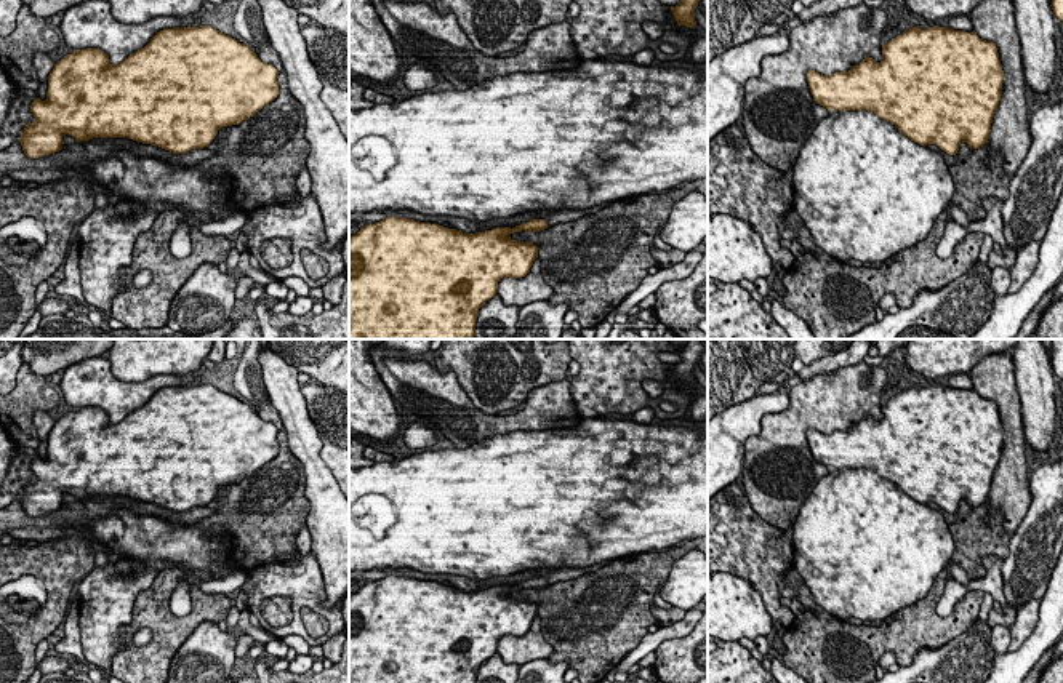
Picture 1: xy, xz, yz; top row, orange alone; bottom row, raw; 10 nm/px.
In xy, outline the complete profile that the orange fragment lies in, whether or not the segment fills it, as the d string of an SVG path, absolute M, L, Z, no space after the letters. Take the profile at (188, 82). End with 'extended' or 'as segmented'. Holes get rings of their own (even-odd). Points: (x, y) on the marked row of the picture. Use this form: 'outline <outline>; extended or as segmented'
outline M210 26L163 29L117 66L112 66L99 48L77 50L54 64L48 75L46 99L37 98L30 104L35 122L26 125L19 142L29 158L59 152L64 134L77 142L93 138L128 138L173 154L186 154L208 147L219 128L239 125L272 102L279 96L277 75L279 70L263 62L248 45Z; as segmented

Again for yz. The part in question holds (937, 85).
outline M913 27L882 45L882 56L880 62L864 56L848 72L829 77L808 70L813 101L828 110L871 110L911 141L921 146L935 144L948 155L956 155L961 142L970 149L988 142L1004 83L996 43L980 38L975 30Z; as segmented

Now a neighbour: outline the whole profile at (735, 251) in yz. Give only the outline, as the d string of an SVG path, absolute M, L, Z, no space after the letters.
M725 213L708 218L708 278L756 283L767 278L773 267L759 232L746 221Z

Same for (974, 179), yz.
M988 142L980 149L961 146L949 173L954 182L951 205L961 208L970 222L986 216L983 200L1009 197L1010 174L1002 170L1004 155L994 152Z

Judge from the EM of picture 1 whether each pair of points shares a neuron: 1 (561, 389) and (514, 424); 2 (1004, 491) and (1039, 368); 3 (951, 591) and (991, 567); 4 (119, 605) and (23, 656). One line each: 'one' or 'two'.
1: one
2: two
3: one
4: two

